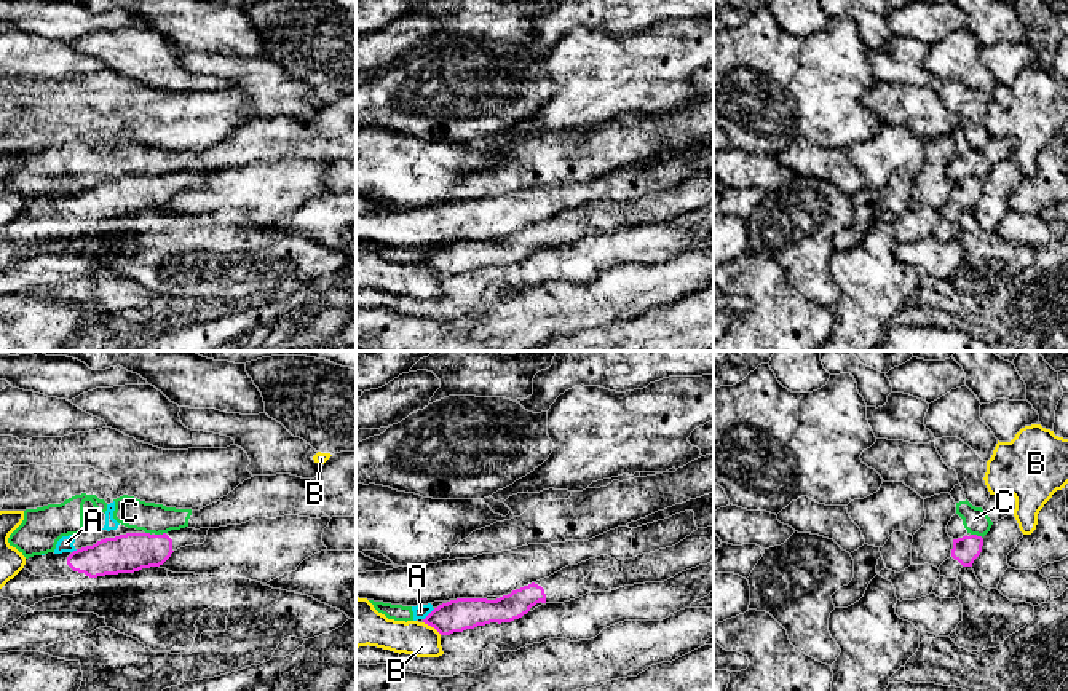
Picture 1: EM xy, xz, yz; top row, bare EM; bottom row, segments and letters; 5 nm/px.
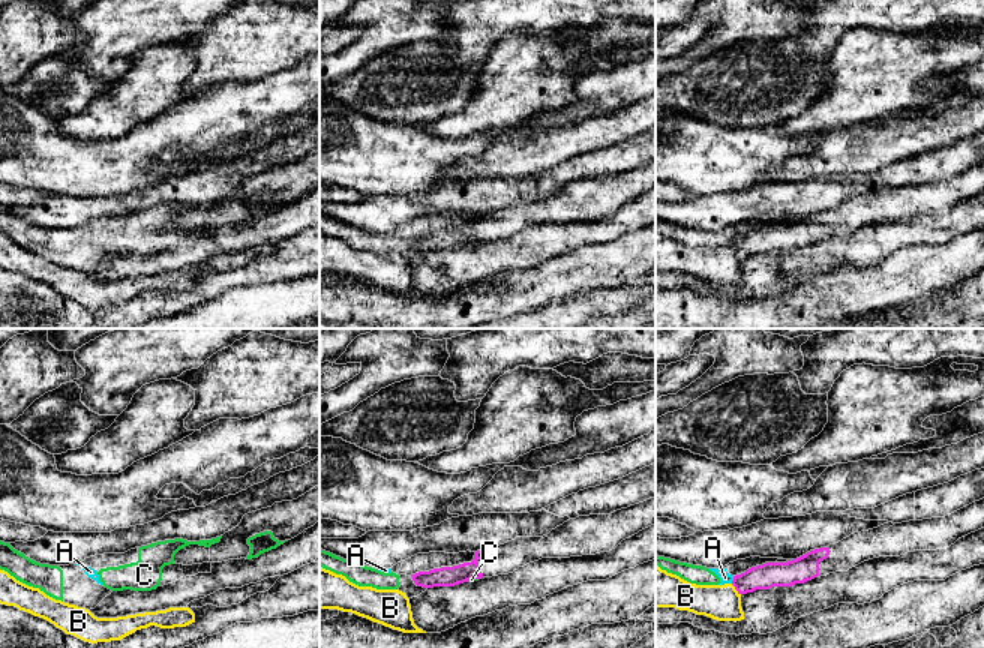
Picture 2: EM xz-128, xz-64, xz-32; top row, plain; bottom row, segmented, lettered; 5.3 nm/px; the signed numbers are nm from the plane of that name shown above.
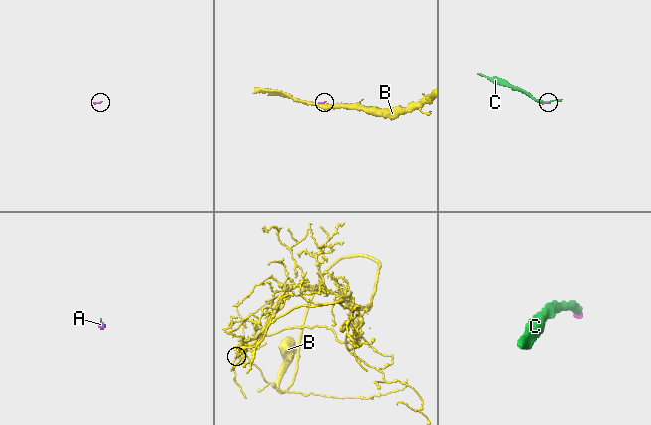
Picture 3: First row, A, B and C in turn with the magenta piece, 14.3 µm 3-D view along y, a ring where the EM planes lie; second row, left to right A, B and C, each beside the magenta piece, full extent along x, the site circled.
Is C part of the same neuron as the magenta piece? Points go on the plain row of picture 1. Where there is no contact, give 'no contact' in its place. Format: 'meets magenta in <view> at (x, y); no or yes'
meets magenta in yz at (976, 177); no

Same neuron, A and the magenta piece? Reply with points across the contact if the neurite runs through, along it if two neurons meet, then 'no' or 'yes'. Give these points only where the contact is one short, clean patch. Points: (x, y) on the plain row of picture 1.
along xz (435, 251), (423, 262) | no

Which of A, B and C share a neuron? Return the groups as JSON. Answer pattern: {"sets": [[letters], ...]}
{"sets": [["A", "C"], ["B"]]}

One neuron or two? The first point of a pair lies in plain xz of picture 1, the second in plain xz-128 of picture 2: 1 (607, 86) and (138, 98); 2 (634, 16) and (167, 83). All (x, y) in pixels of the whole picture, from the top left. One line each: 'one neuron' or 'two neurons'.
1: one neuron
2: two neurons

